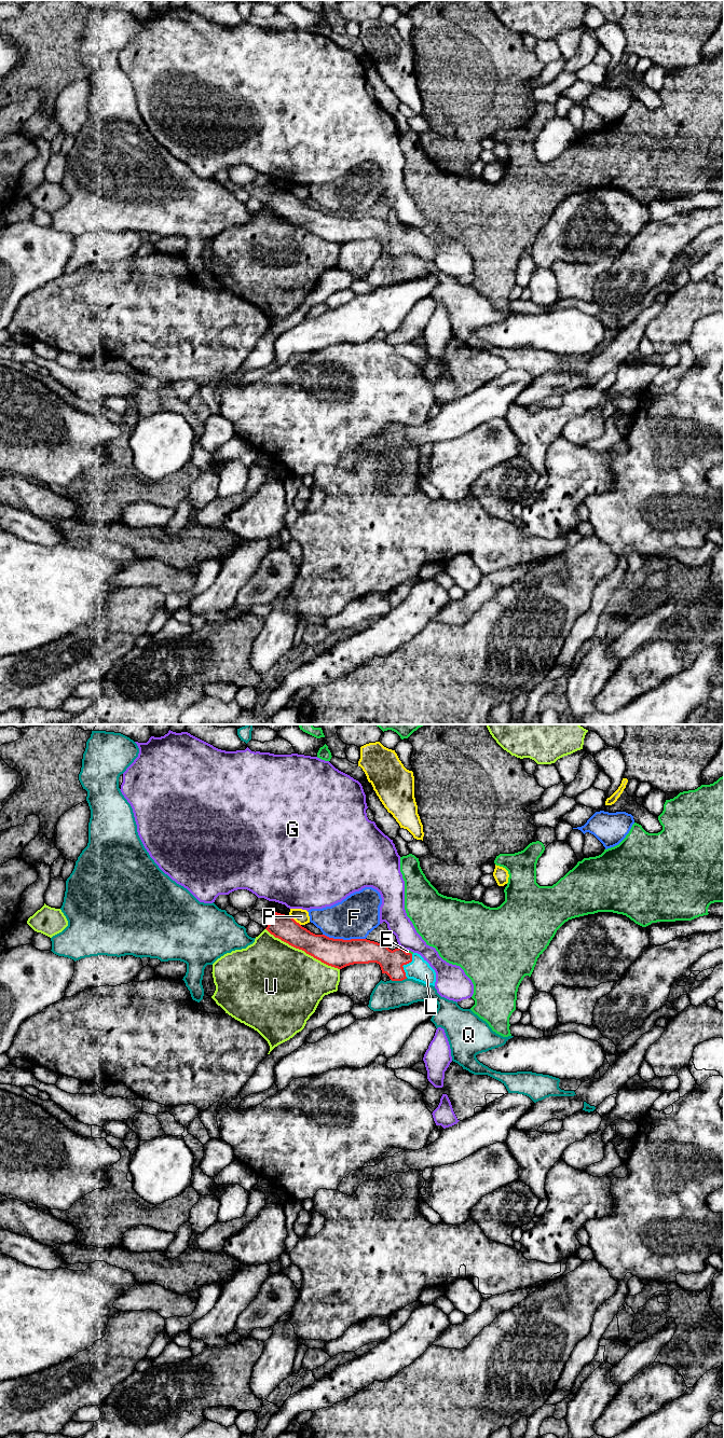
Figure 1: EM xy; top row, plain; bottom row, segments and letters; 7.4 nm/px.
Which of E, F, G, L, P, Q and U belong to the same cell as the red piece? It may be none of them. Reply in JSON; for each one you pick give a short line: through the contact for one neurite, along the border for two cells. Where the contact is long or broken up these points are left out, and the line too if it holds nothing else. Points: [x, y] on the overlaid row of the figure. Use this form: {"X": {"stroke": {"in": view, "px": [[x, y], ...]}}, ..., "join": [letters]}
{"L": {"stroke": {"in": "xy", "px": [[391, 962], [405, 964], [419, 969]]}}, "join": ["L"]}

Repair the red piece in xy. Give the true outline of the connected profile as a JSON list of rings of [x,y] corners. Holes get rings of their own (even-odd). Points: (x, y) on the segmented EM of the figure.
[[[277,912],[270,915],[265,929],[328,966],[342,969],[354,964],[377,963],[392,981],[408,978],[435,986],[436,972],[429,964],[420,954],[407,953],[400,946],[392,951],[384,943],[367,939],[343,940],[315,935],[290,915]]]

